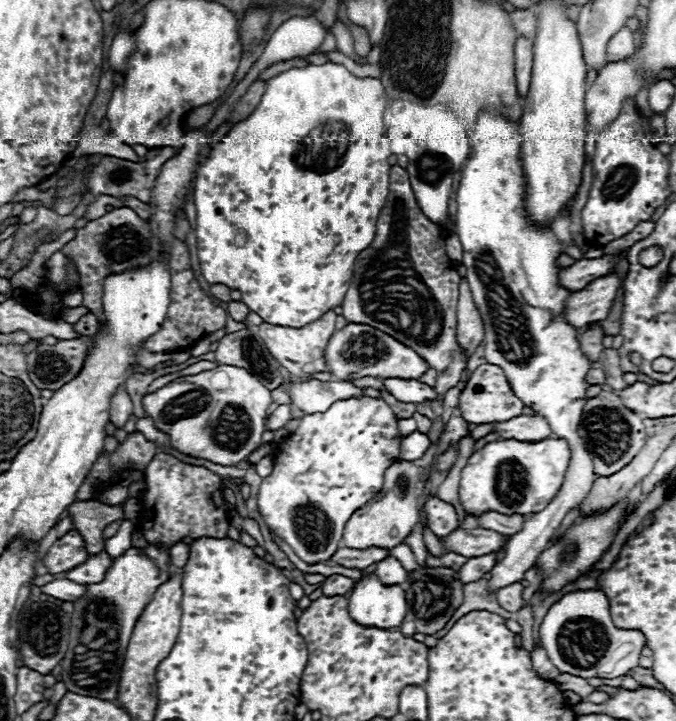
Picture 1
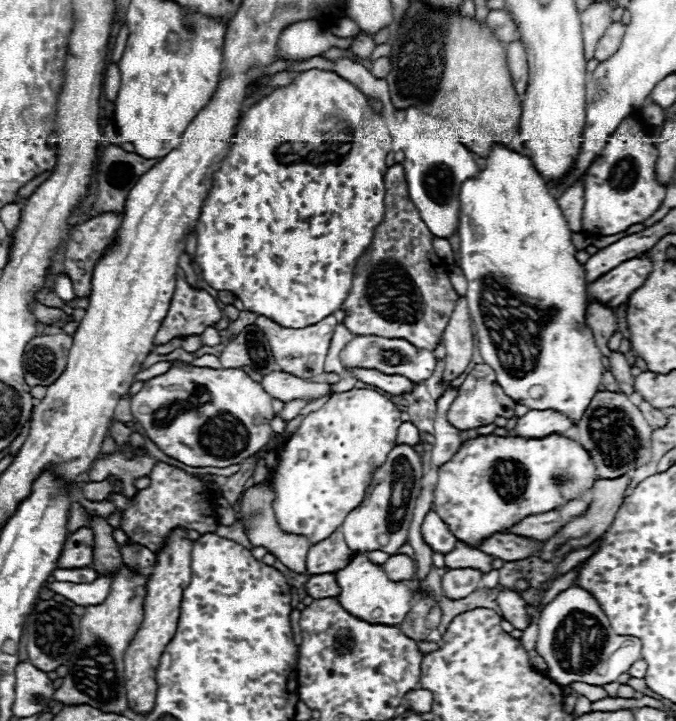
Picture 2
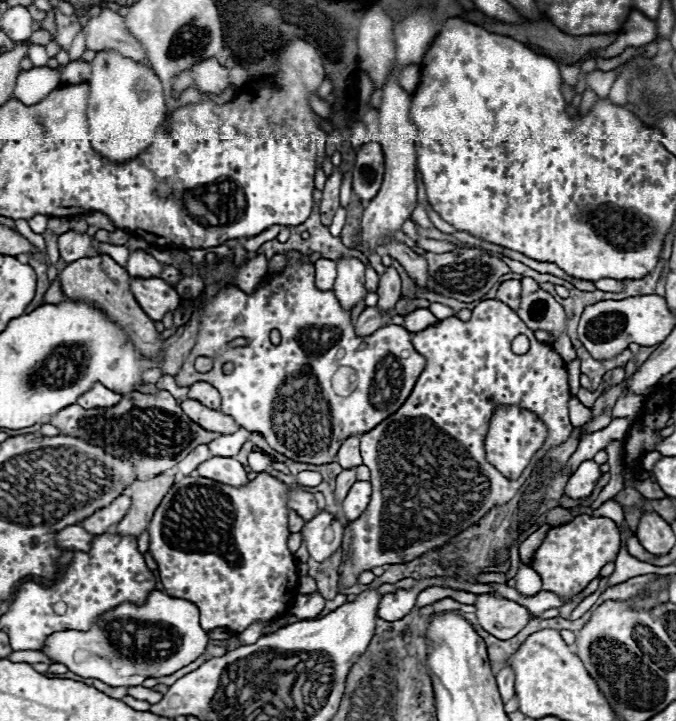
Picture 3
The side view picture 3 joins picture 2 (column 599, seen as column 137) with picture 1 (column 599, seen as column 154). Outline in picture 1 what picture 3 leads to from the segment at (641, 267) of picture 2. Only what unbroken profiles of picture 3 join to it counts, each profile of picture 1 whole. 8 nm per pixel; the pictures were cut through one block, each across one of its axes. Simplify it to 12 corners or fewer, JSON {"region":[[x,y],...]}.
{"region":[[610,274],[572,292],[562,318],[578,328],[604,320],[618,276]]}

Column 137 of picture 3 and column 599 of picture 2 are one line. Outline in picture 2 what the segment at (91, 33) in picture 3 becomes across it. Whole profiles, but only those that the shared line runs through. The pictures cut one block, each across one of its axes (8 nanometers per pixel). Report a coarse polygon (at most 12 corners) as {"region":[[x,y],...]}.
{"region":[[624,24],[606,28],[594,58],[602,62],[620,46]]}

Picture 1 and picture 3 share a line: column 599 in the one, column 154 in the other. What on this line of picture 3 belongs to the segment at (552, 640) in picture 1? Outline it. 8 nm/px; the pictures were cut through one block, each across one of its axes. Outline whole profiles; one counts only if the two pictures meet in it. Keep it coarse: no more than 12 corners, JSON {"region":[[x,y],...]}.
{"region":[[152,590],[46,654],[80,678],[140,686],[204,654],[188,600]]}

